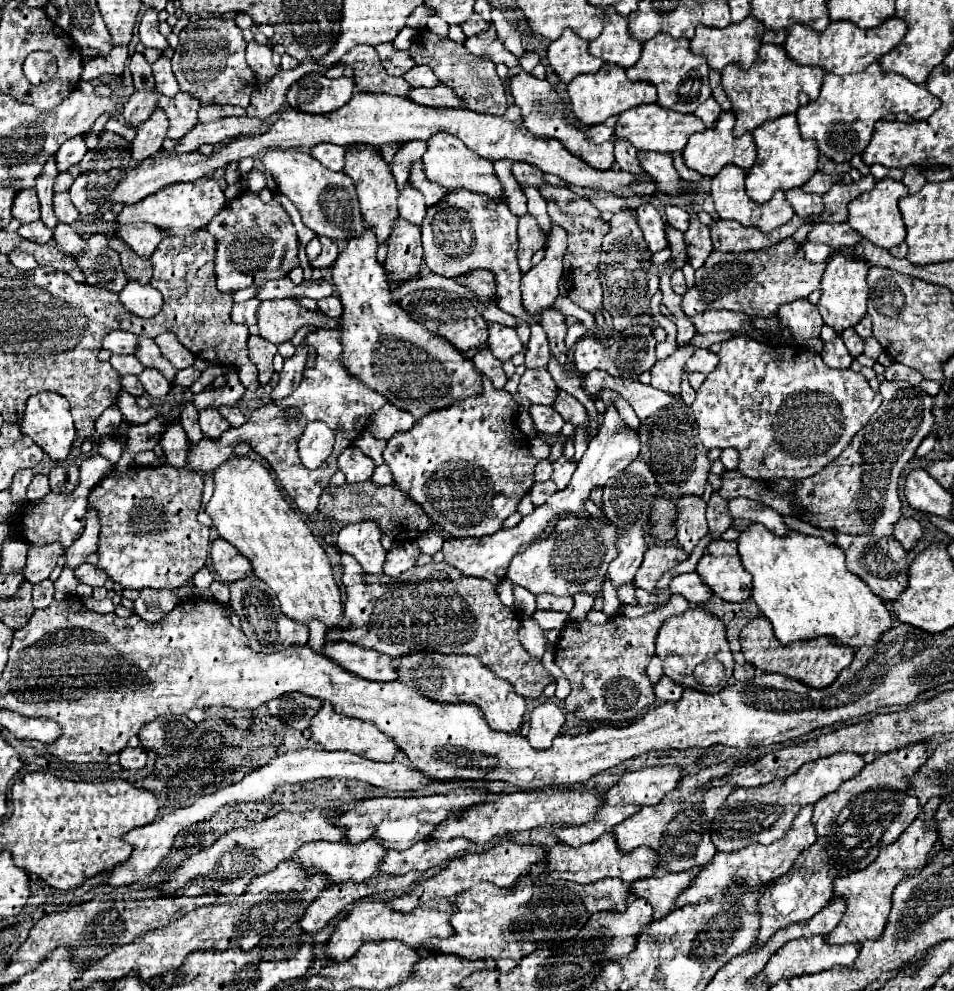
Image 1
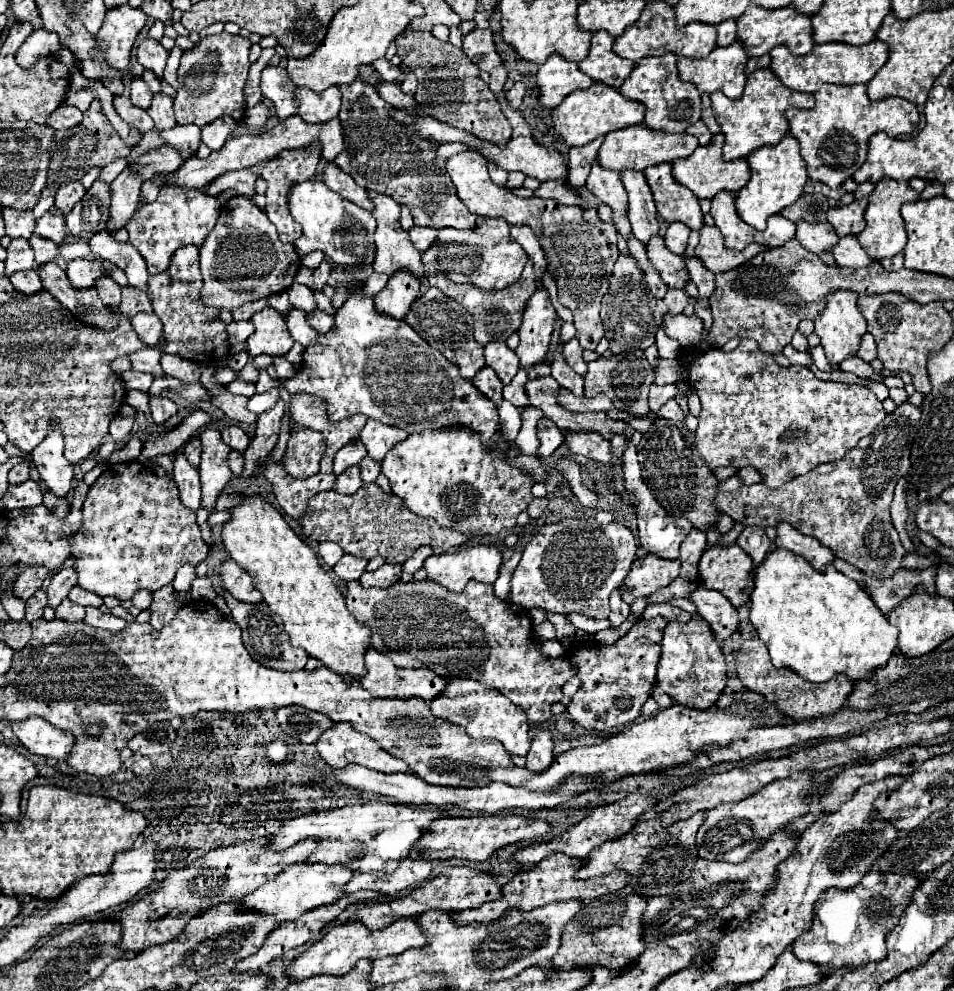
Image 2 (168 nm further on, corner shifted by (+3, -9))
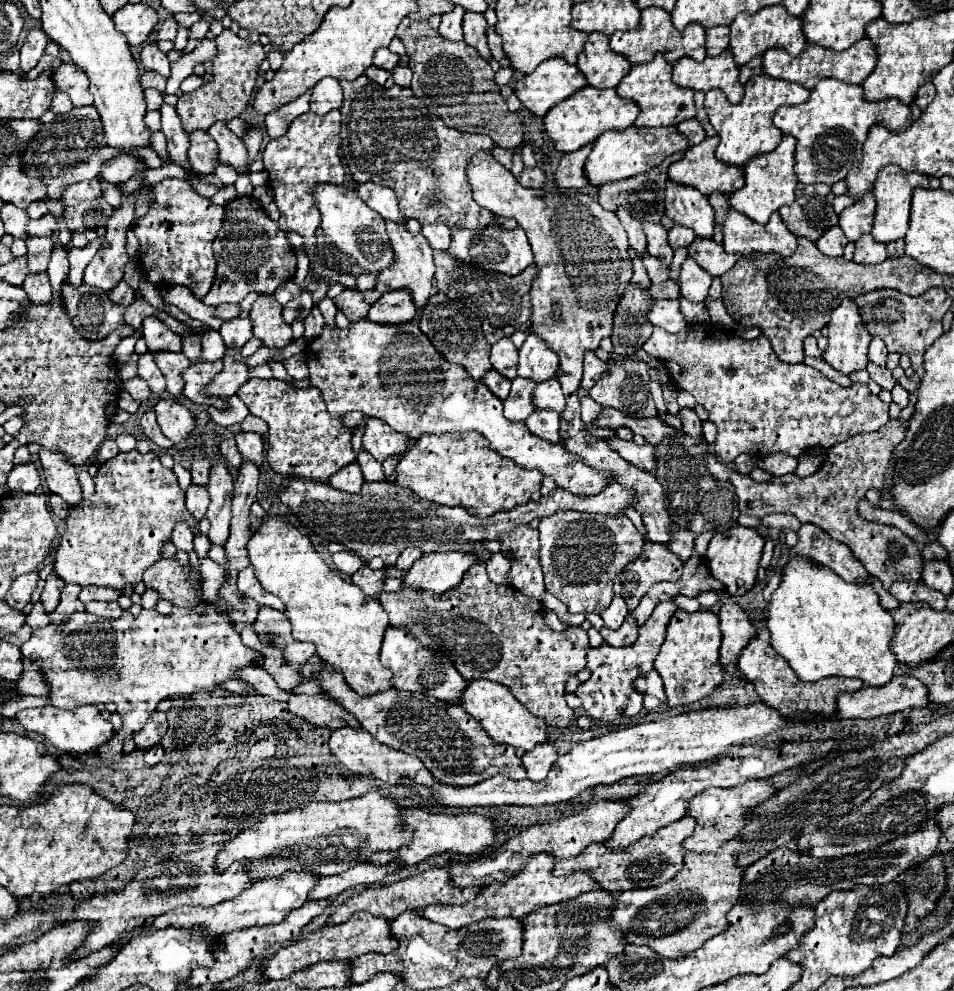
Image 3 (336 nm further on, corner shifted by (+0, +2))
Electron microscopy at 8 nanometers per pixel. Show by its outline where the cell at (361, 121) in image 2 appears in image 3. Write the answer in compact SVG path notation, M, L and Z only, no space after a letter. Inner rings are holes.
M360 76L352 82L340 82L344 90L344 102L342 102L342 156L344 162L352 174L352 178L358 184L364 182L374 182L388 186L396 192L400 210L408 216L418 220L420 224L448 224L452 230L460 228L488 228L488 226L498 226L494 216L478 206L472 198L472 188L470 182L466 180L466 168L470 164L470 156L474 152L488 150L492 152L494 142L490 136L484 134L466 134L466 132L456 132L454 128L448 128L438 116L432 116L428 108L418 100L410 88L382 88L380 84L374 84L366 76Z

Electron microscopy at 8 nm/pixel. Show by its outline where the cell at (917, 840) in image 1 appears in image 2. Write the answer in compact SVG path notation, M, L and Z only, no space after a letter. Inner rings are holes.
M869 871L861 883L849 891L829 889L819 897L819 903L815 905L811 931L793 943L793 953L803 961L817 963L825 975L831 975L845 965L859 967L885 959L885 935L897 925L899 917L911 903L911 895L917 885L919 879L911 873L883 875L881 871Z

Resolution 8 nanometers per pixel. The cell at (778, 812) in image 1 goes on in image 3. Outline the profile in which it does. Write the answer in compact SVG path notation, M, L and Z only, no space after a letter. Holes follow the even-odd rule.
M750 780L742 786L736 788L708 788L706 792L694 796L690 800L686 814L696 820L694 834L684 840L684 850L692 852L716 852L724 842L732 840L738 836L738 832L750 822L752 808L768 800L776 790L766 782L766 780Z

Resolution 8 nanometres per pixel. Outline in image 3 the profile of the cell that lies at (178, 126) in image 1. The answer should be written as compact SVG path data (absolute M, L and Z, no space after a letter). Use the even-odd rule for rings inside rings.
M196 130L190 134L190 148L188 148L188 160L196 174L206 176L212 174L218 164L218 148L214 140L208 136L208 132Z

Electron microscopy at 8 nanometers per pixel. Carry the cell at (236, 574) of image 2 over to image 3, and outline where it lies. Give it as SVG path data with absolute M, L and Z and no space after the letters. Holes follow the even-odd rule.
M248 566L248 568L244 568L244 570L240 572L240 576L238 576L238 590L244 592L246 596L254 598L254 600L256 600L258 604L262 604L262 606L270 606L270 608L280 610L280 612L286 610L286 606L282 604L282 600L278 600L278 596L266 592L266 590L260 586L258 578L254 576L252 566Z

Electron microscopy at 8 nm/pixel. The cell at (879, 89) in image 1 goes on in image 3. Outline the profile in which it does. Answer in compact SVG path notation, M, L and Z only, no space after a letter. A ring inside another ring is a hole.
M834 78L820 80L816 88L812 90L810 98L804 104L798 106L782 106L774 114L774 126L782 130L782 134L790 134L796 138L796 178L802 184L836 184L846 178L852 166L856 166L862 160L862 144L866 140L866 134L872 124L884 124L890 132L904 132L912 124L912 112L910 106L904 106L898 100L882 100L882 102L866 102L862 98L862 88L858 84L846 84Z

